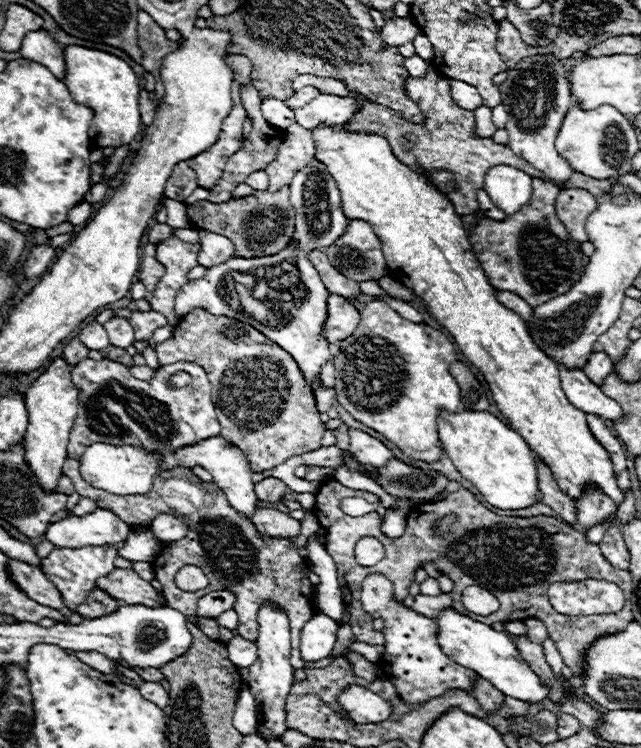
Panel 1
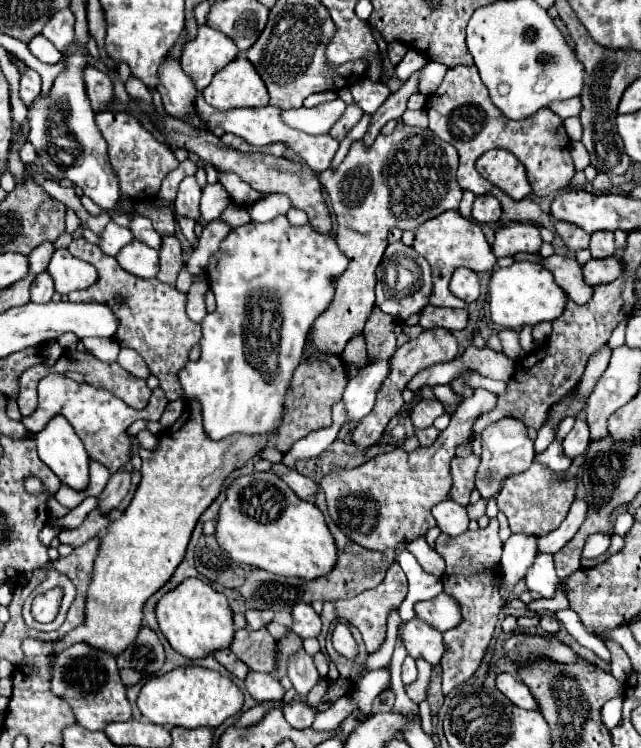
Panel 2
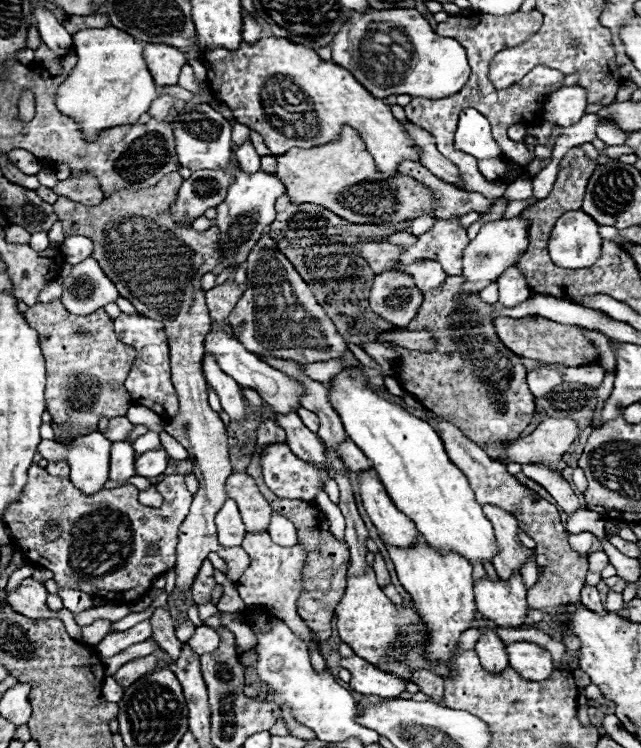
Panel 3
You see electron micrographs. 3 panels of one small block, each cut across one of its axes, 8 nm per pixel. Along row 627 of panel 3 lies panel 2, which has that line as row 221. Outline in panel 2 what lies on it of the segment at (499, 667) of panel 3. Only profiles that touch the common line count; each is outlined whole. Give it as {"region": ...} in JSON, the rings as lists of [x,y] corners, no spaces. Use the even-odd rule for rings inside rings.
{"region":[[[484,194],[484,196],[476,196],[474,204],[472,204],[472,216],[476,222],[480,224],[490,224],[490,222],[498,222],[502,216],[502,208],[500,202],[492,196],[492,194]]]}

